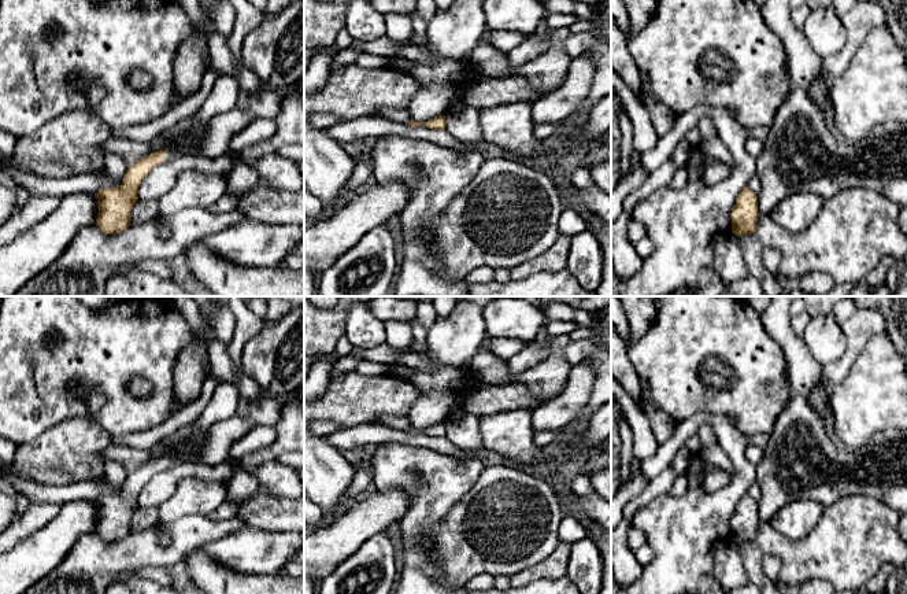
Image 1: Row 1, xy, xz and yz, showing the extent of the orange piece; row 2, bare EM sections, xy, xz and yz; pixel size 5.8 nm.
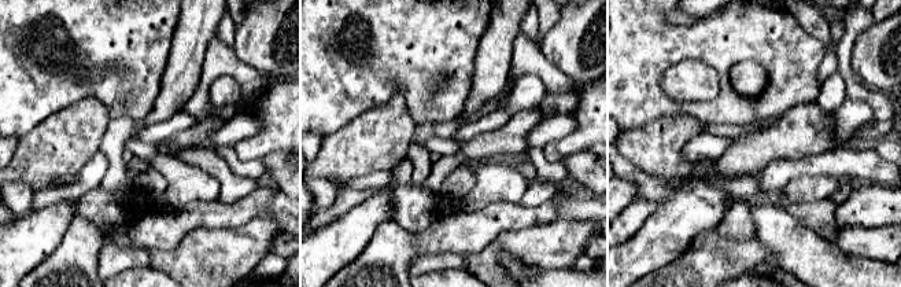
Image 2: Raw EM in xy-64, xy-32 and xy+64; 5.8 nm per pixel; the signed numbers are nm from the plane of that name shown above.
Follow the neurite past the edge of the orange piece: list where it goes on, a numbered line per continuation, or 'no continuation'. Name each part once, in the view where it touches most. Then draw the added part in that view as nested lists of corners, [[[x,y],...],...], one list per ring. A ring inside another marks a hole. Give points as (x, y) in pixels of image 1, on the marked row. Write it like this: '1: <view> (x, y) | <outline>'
1: xy (219, 131) | [[[238,107],[218,114],[210,119],[206,125],[204,136],[199,141],[196,150],[188,147],[164,147],[167,161],[181,155],[201,155],[201,156],[219,156],[230,152],[230,140],[234,134],[241,132],[248,123],[251,123],[256,115],[249,110],[241,110]]]

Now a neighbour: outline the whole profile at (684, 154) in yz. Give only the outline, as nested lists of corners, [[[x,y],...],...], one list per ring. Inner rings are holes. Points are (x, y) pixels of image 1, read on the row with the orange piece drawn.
[[[681,140],[677,144],[670,161],[677,167],[685,167],[692,161],[695,161],[697,158],[697,155],[701,154],[701,152],[703,152],[703,144],[692,147],[686,141]]]

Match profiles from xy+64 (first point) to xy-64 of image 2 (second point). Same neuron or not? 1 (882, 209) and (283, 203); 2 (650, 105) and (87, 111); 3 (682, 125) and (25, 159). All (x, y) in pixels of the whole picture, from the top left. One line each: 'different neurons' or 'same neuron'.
1: same neuron
2: different neurons
3: same neuron

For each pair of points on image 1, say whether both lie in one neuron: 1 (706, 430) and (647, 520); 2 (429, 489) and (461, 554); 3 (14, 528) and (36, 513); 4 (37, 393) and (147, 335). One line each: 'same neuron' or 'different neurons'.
1: different neurons
2: different neurons
3: same neuron
4: same neuron

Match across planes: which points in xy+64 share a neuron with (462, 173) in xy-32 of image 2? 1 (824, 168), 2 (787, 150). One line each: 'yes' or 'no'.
1: yes
2: no

